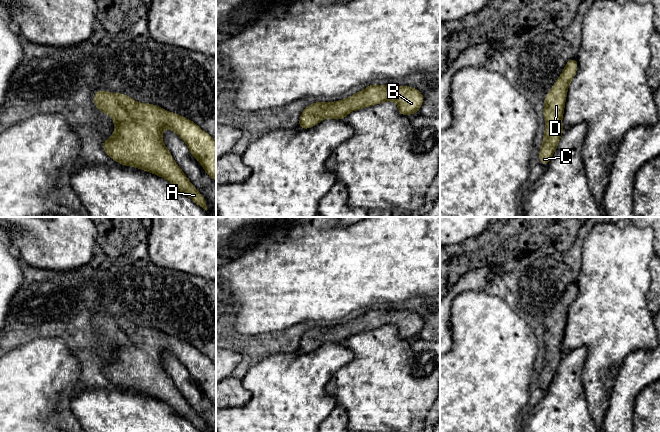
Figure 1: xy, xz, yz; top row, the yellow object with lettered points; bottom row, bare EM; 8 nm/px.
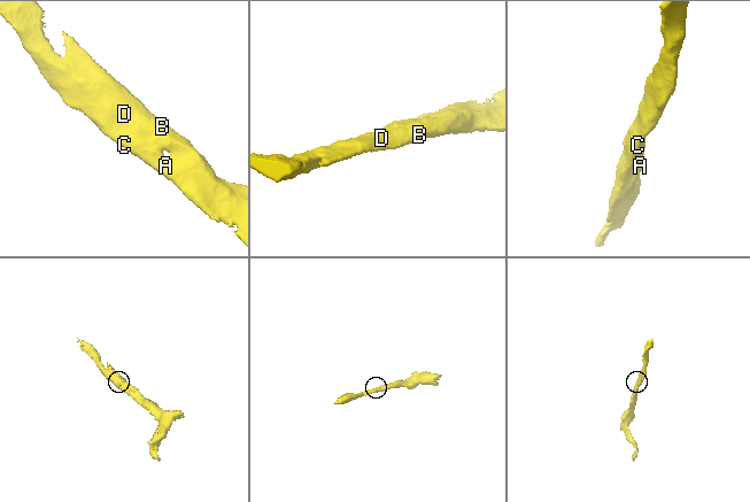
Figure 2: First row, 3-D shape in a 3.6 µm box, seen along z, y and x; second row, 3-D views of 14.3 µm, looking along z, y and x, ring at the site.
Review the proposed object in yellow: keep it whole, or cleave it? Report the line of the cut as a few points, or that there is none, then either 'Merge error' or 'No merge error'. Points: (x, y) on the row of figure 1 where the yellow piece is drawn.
No split. No merge error

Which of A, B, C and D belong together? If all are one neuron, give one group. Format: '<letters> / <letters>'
A B C D

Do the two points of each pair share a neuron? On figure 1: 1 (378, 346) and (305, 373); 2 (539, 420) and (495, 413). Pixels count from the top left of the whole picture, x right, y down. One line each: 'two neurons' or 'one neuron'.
1: two neurons
2: two neurons

